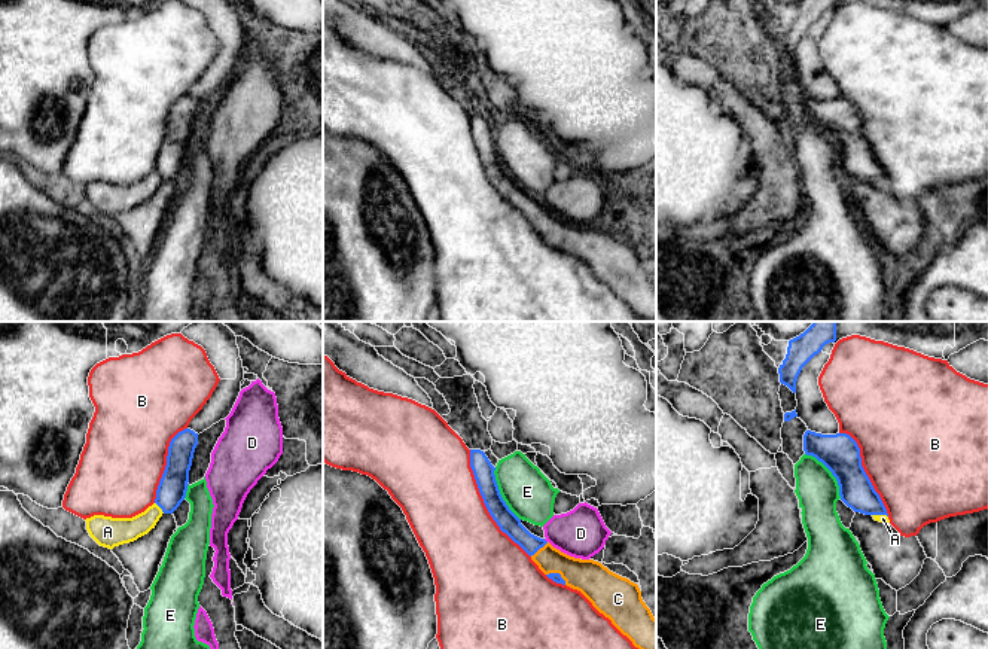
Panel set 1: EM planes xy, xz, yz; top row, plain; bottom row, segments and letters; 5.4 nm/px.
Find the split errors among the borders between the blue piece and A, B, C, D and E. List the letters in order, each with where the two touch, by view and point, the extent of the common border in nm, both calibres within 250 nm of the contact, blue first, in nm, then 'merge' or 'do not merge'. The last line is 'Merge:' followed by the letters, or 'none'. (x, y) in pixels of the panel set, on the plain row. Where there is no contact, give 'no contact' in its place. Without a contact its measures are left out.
A: xy (159, 173) | 80 nm | 160/140 nm | merge
B: xz (485, 171) | 650 nm | 110/420 nm | do not merge
C: xz (539, 215) | 130 nm | 110/160 nm | merge
D: xz (545, 207) | 30 nm | 110/260 nm | do not merge
E: xz (500, 161) | 320 nm | 110/260 nm | do not merge
Merge: A, C

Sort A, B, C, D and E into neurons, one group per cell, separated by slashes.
A C / B / D / E

